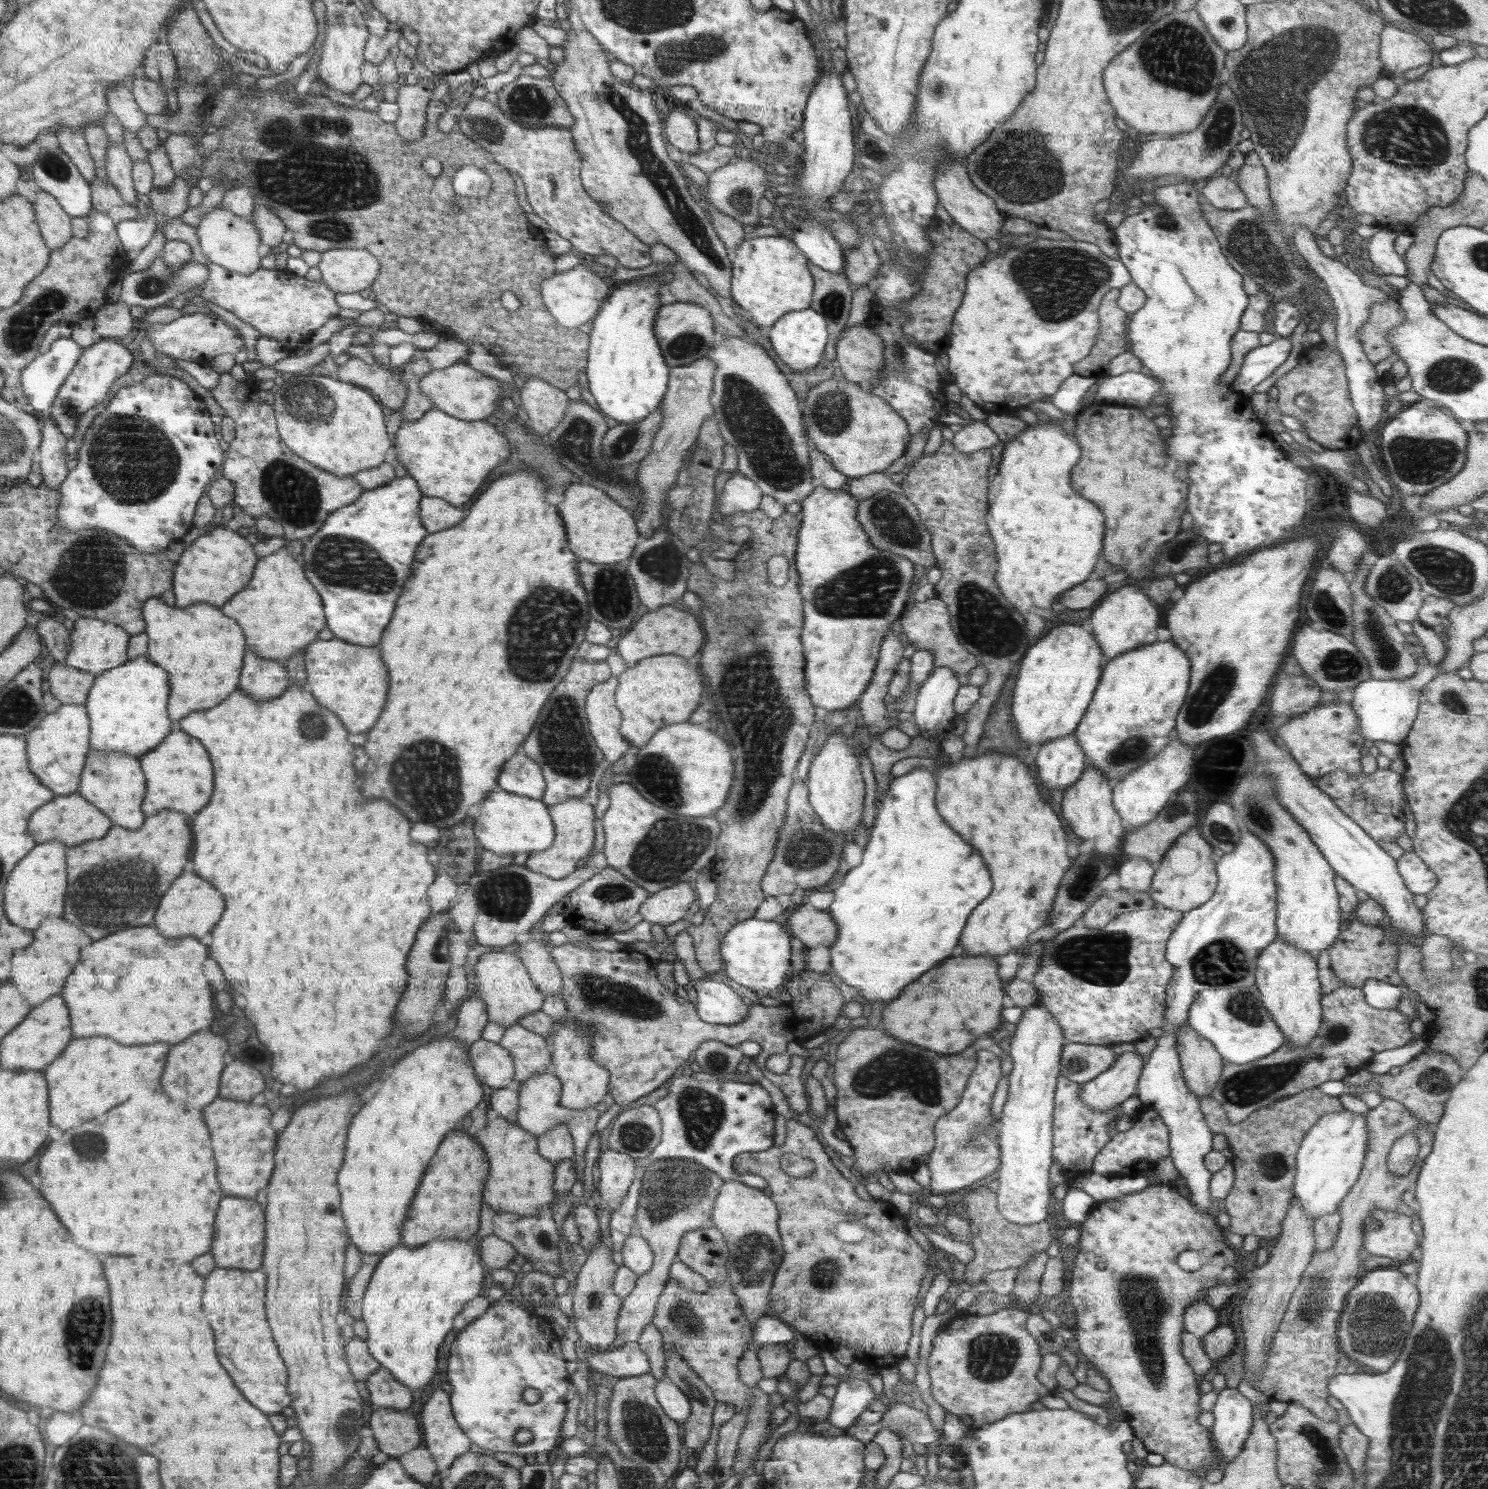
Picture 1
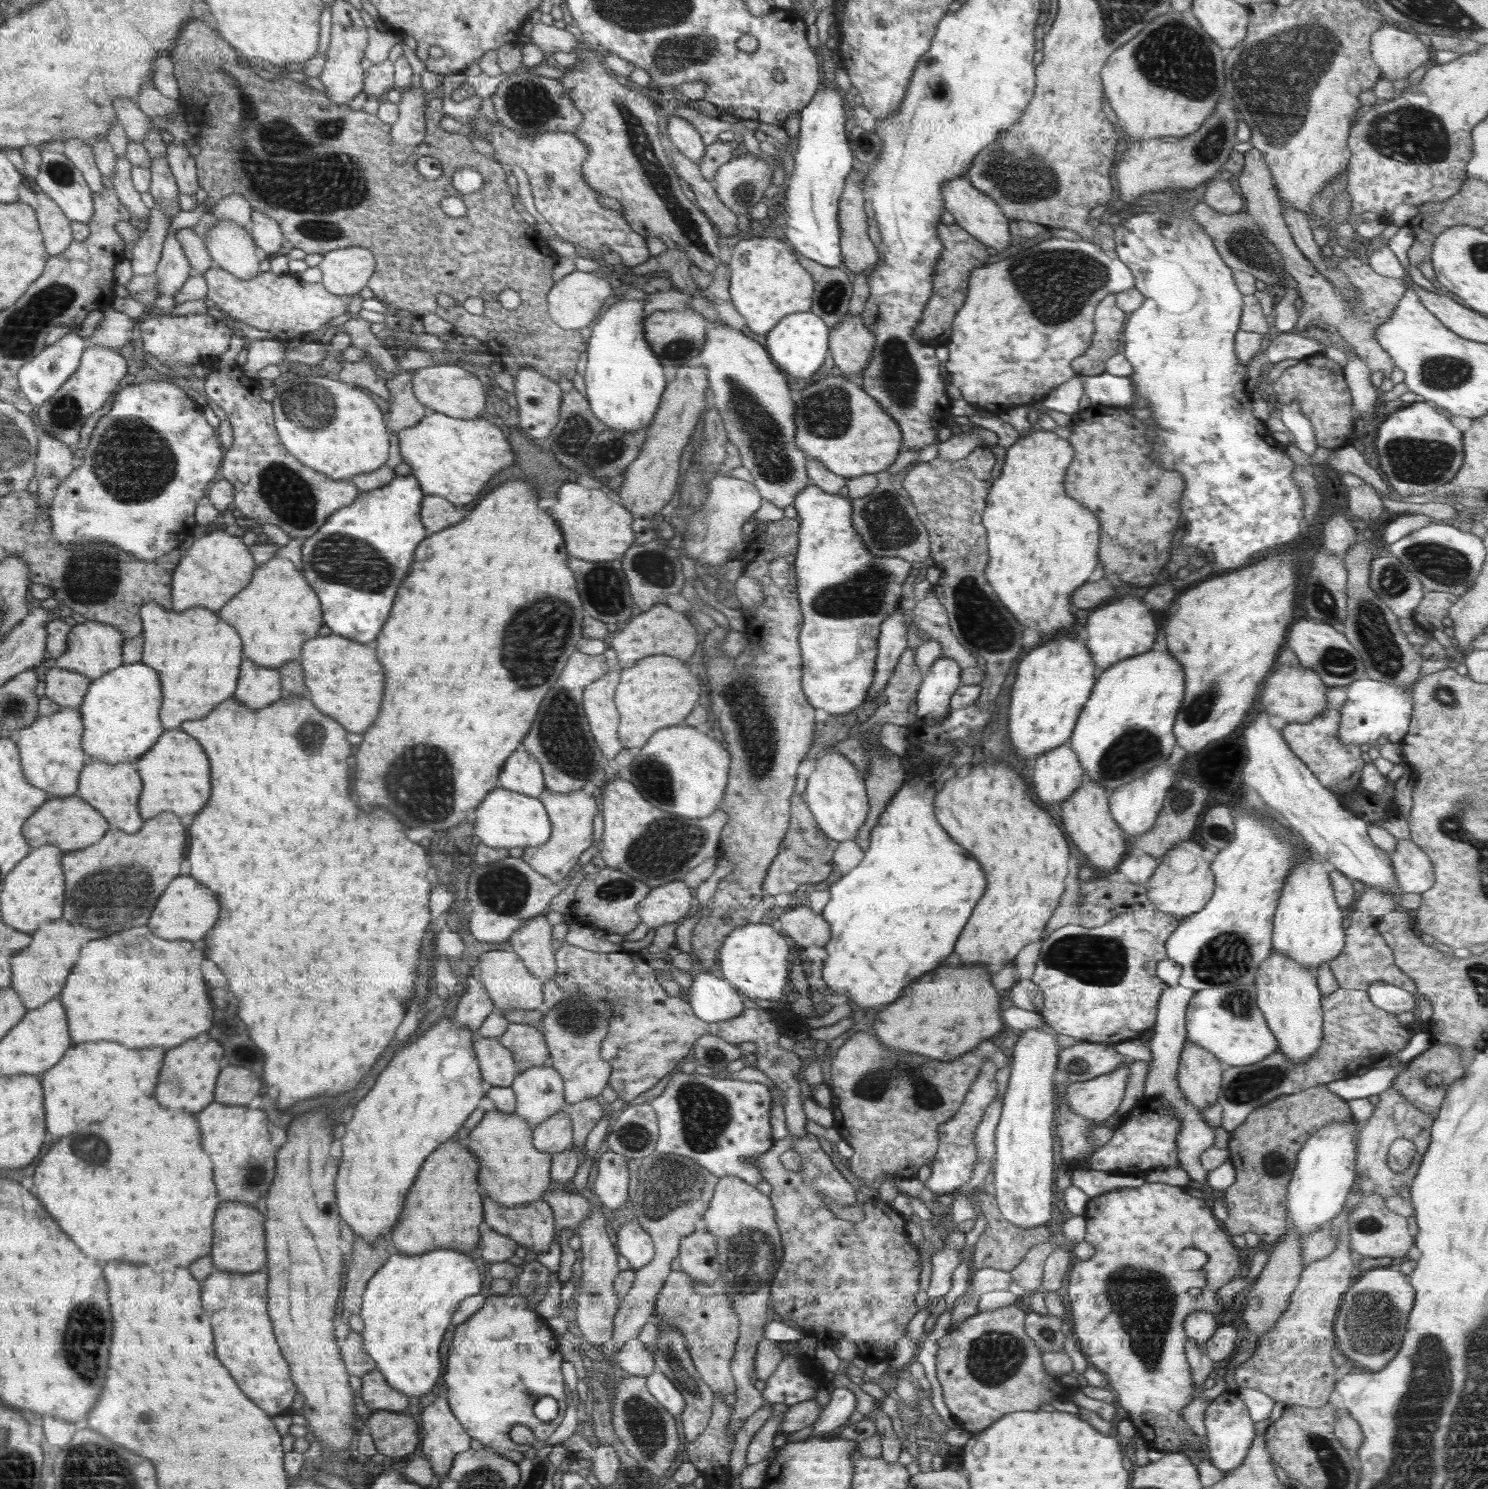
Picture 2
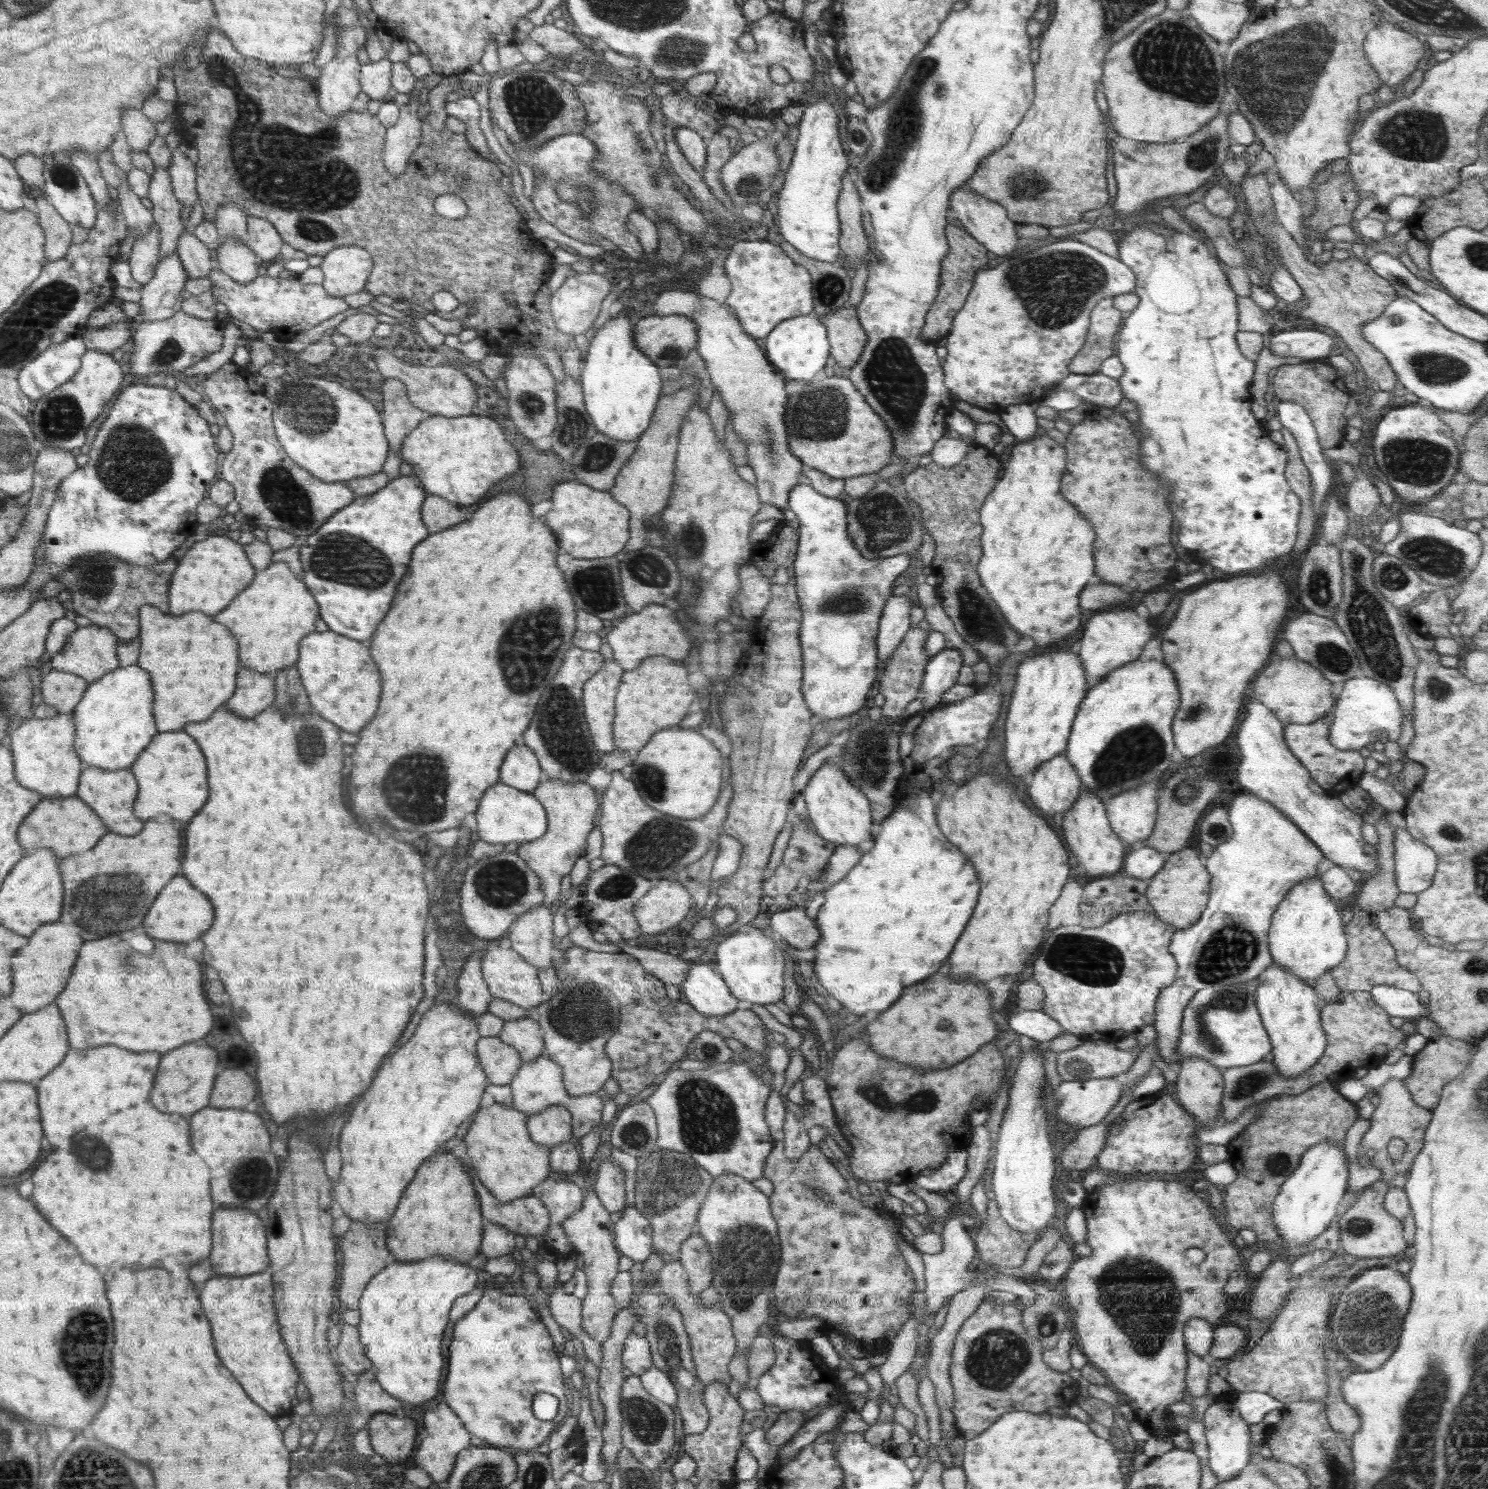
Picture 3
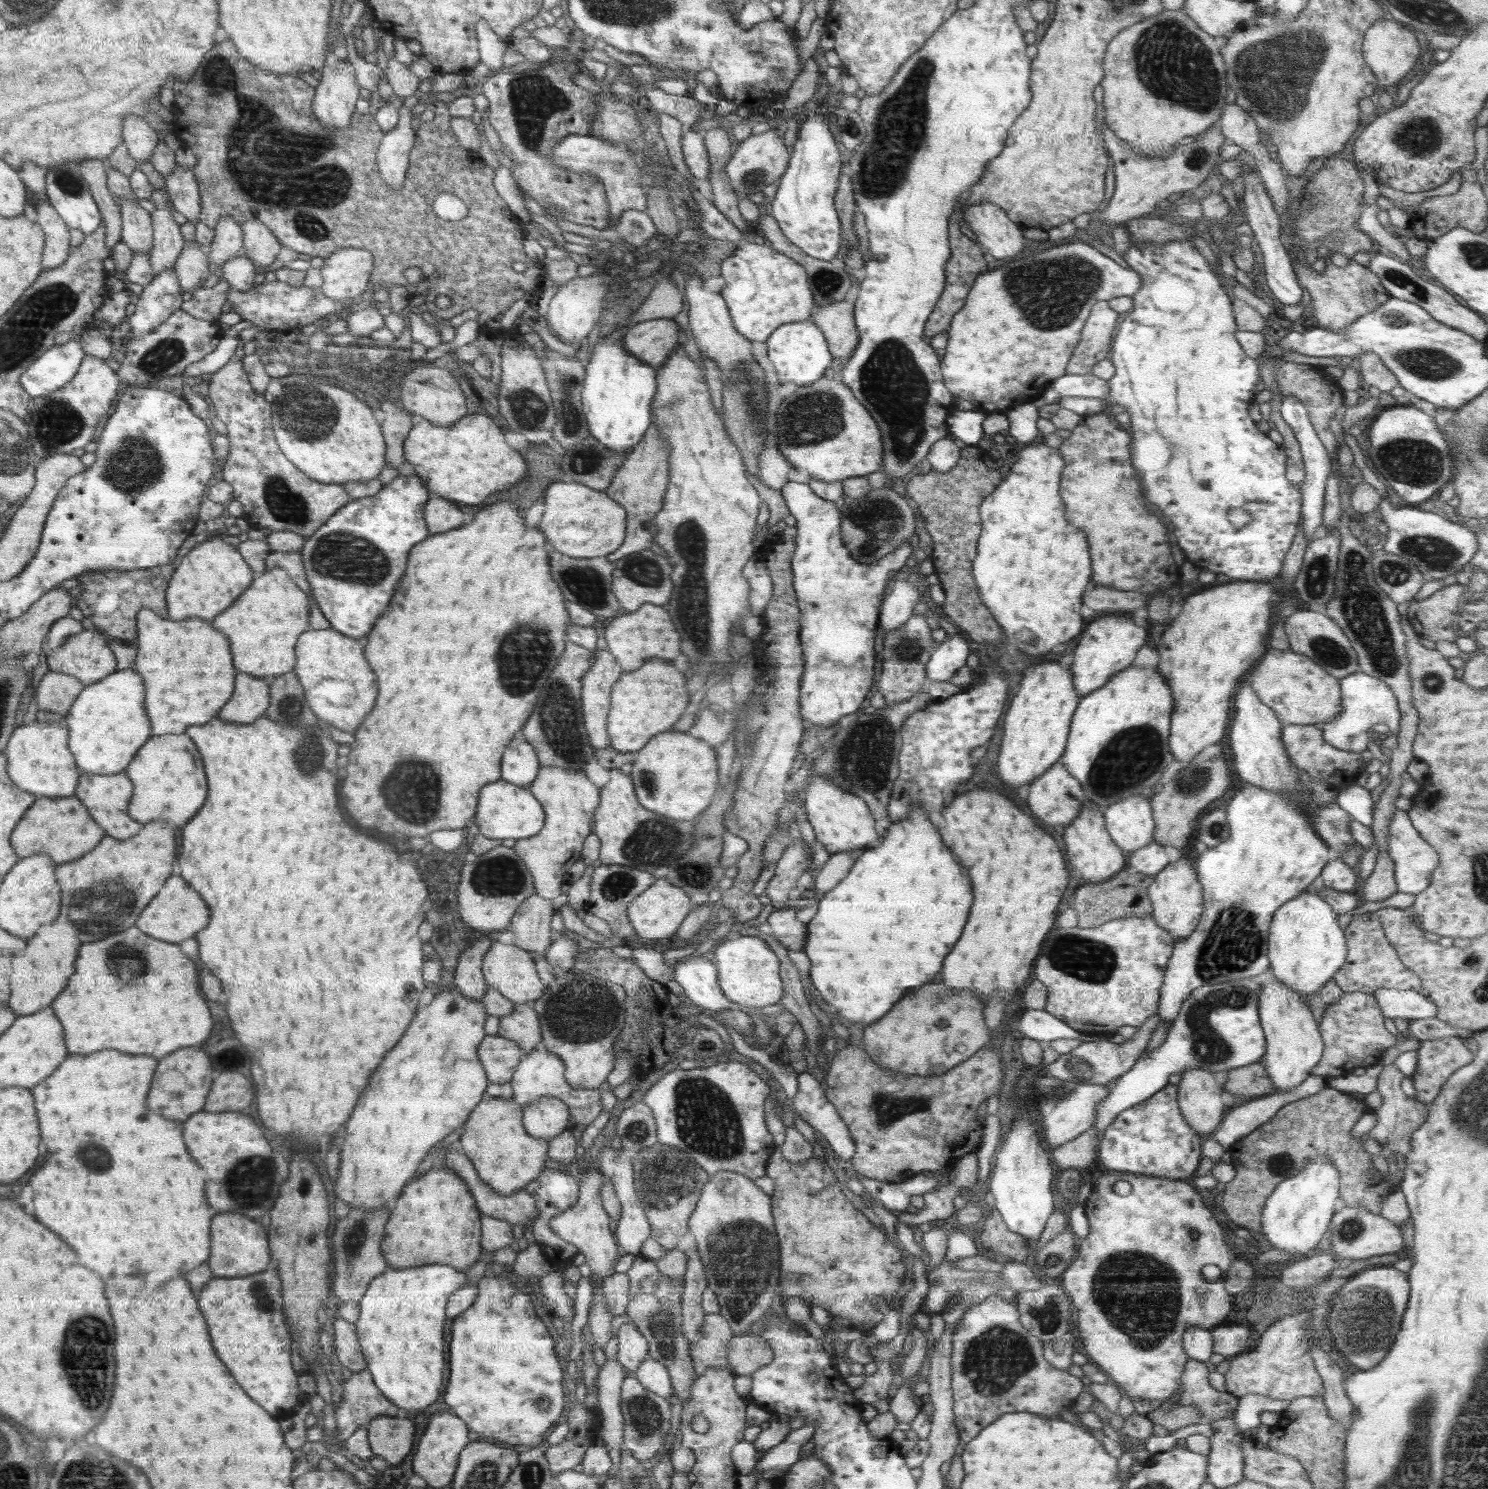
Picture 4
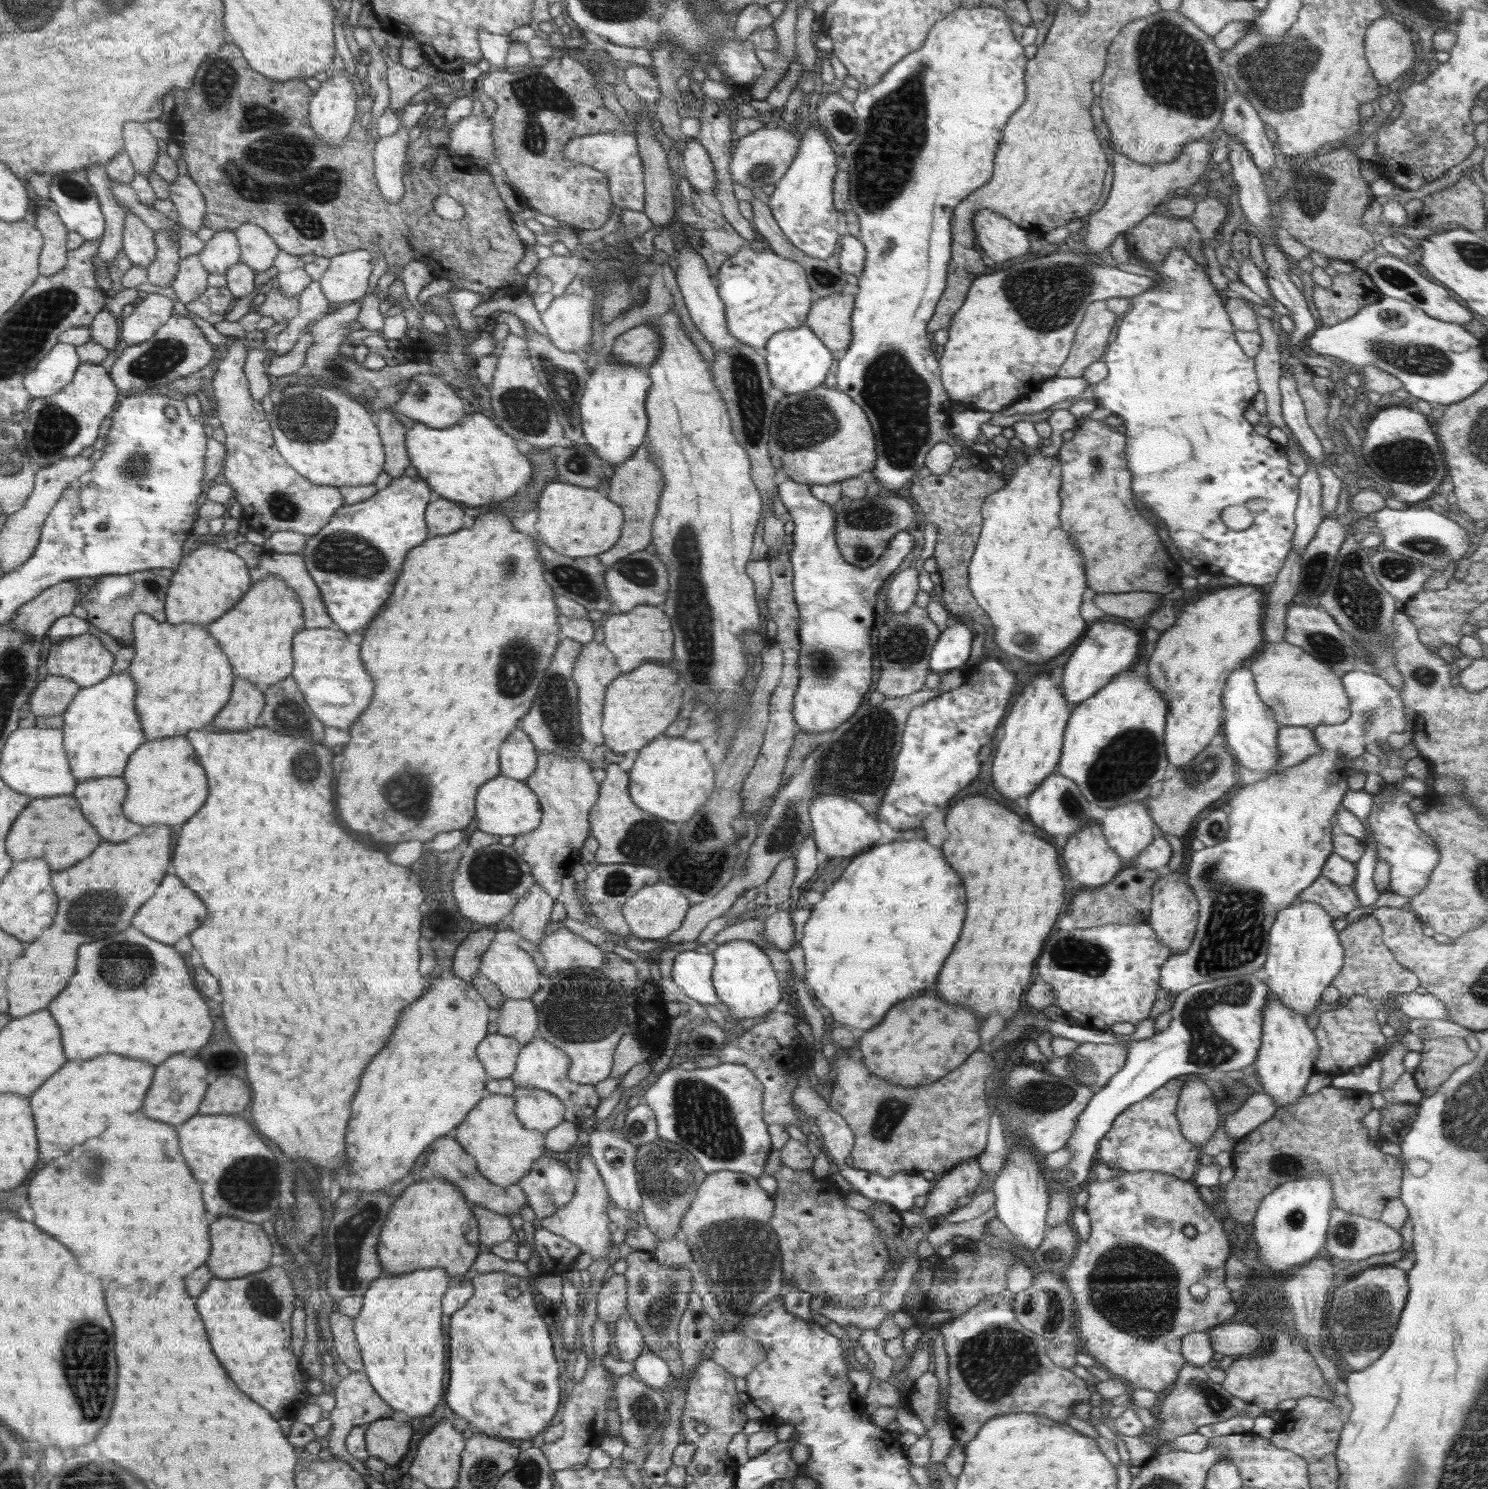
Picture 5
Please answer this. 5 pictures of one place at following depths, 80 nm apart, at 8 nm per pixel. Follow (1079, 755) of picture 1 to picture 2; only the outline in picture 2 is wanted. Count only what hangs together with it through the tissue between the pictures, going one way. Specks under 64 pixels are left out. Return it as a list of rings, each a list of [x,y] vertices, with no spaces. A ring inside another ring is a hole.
[[[1069,742],[1045,752],[1034,766],[1034,792],[1046,804],[1066,802],[1084,784],[1082,768]]]

